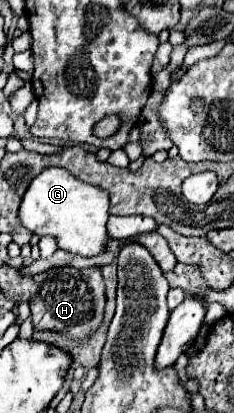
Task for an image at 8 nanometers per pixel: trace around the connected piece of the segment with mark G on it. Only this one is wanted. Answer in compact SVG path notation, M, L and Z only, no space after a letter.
M50 167L44 169L32 183L26 195L22 197L20 205L20 221L22 225L38 235L38 237L54 237L58 247L80 255L80 257L96 257L106 251L108 245L108 231L106 223L110 217L110 197L104 189L78 181L70 177L66 169Z

